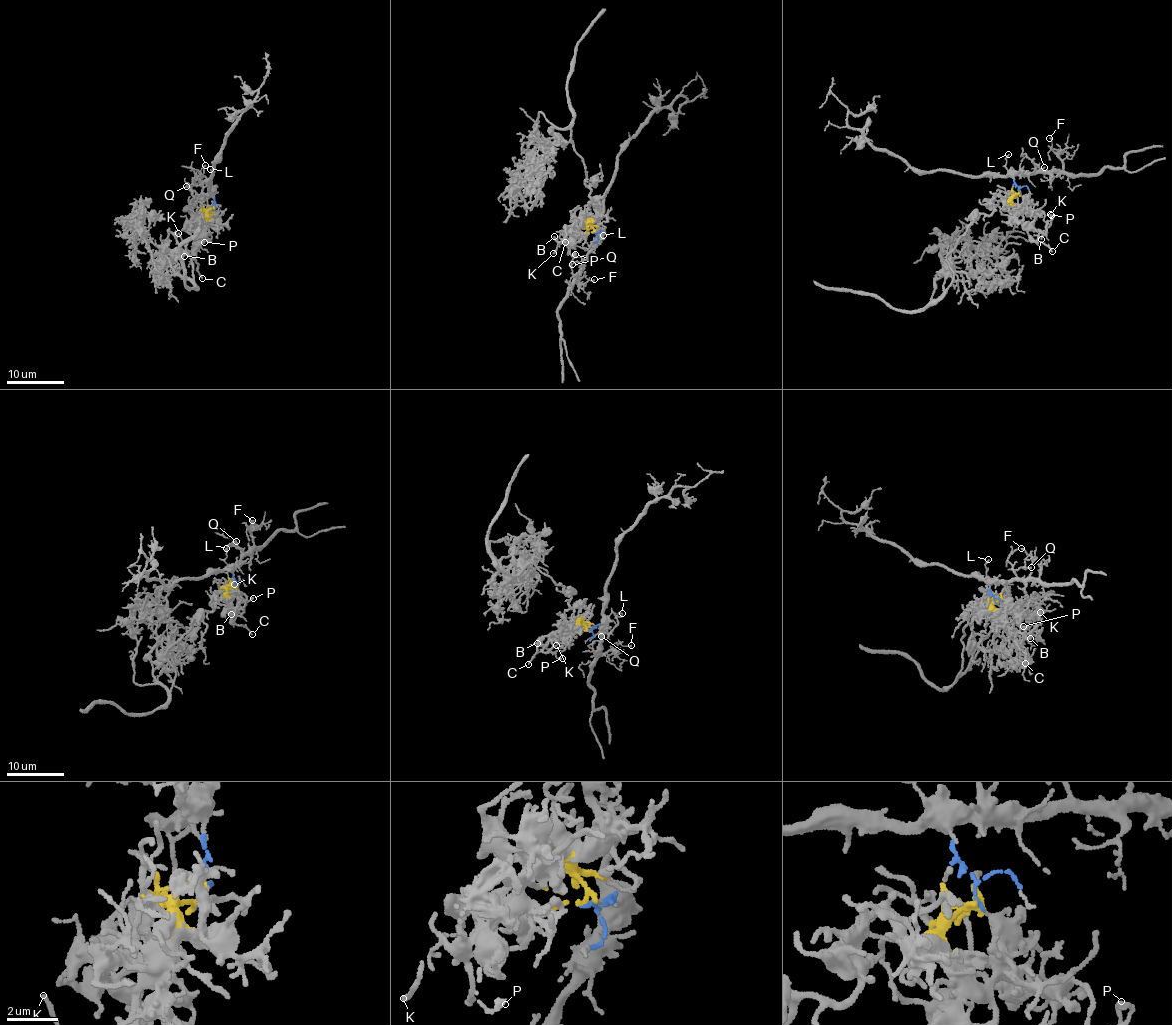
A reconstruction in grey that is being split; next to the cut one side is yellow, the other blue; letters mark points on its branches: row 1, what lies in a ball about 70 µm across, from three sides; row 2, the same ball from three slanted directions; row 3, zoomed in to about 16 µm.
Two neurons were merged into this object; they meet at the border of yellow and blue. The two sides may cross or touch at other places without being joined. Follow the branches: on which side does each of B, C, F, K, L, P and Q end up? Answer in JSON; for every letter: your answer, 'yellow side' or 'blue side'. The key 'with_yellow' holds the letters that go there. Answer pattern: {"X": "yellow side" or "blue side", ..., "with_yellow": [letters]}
{"B": "yellow side", "C": "yellow side", "F": "blue side", "K": "yellow side", "L": "blue side", "P": "yellow side", "Q": "blue side", "with_yellow": ["B", "C", "K", "P"]}

